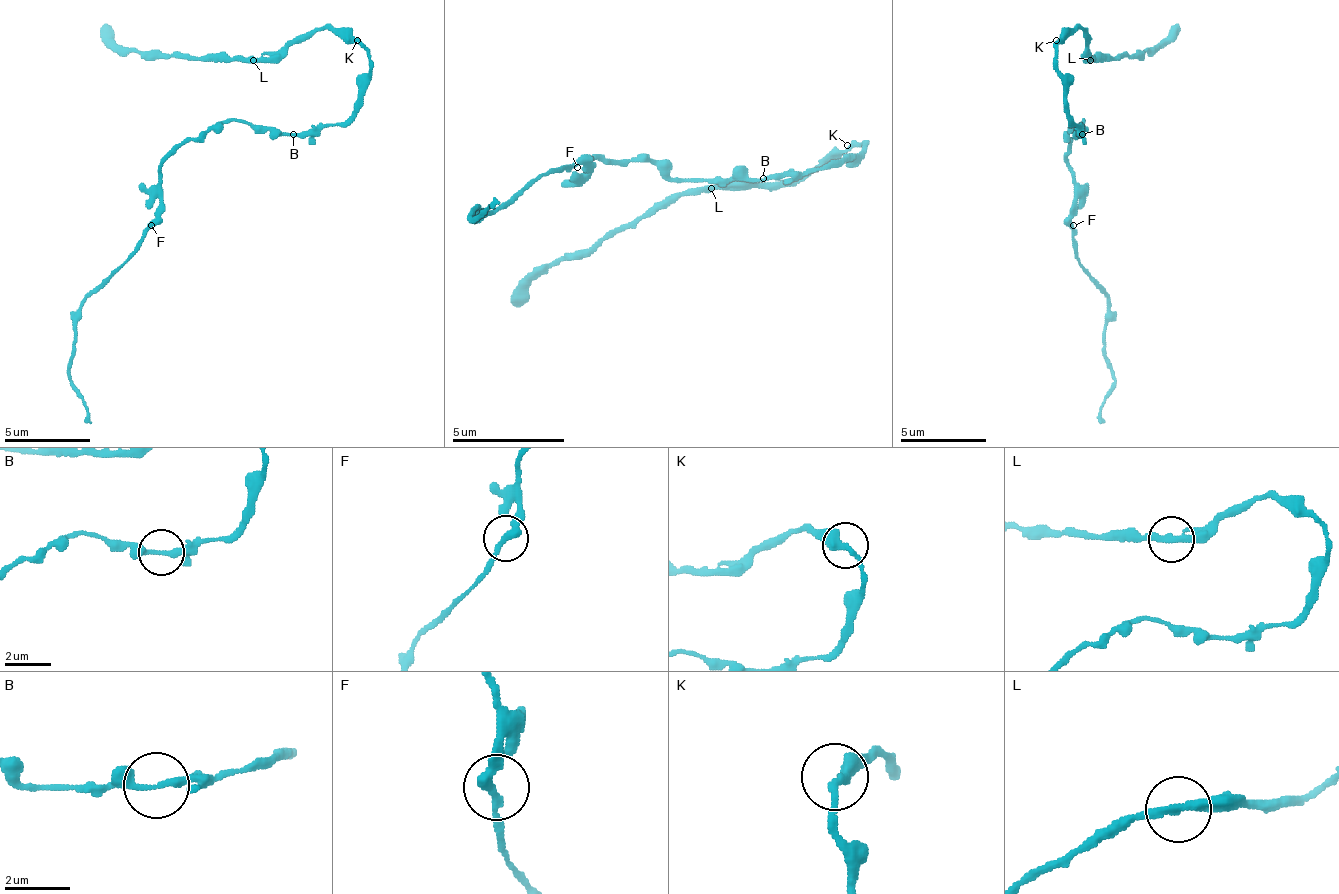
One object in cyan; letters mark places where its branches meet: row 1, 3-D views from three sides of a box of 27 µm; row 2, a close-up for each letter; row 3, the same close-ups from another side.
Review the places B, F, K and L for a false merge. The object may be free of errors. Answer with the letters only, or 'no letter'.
no letter

